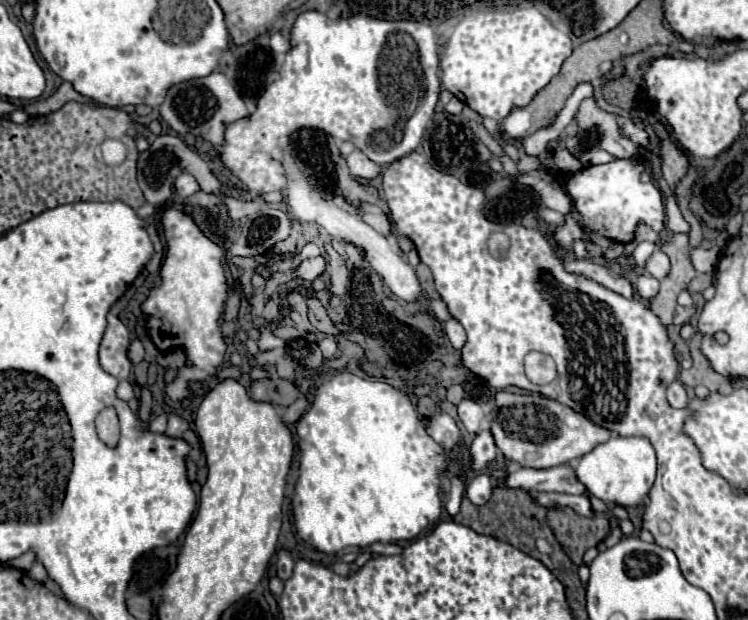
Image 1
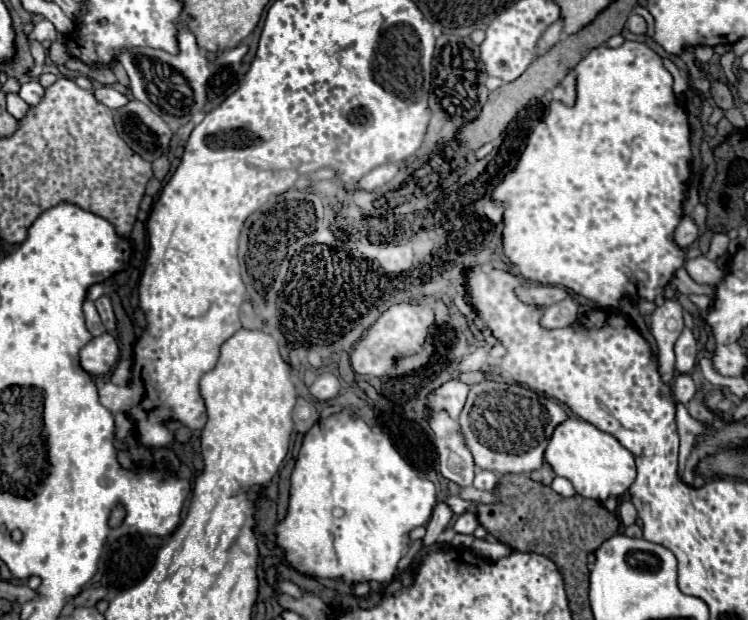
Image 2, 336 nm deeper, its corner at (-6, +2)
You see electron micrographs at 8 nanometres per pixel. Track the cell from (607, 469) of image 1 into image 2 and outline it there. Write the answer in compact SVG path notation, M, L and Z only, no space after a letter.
M568 418L566 424L560 424L554 430L544 458L558 476L572 482L580 496L594 498L598 502L606 502L610 496L624 496L636 480L636 462L632 452L626 450L612 434L602 432L580 418Z

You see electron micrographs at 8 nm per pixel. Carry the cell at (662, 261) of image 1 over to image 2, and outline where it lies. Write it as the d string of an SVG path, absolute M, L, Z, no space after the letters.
M698 256L698 258L686 260L684 268L686 268L686 272L690 274L690 278L692 278L694 282L716 286L716 284L722 280L724 270L716 268L716 264L712 264L714 268L710 268L710 264L712 264L712 262L710 262L706 256Z

